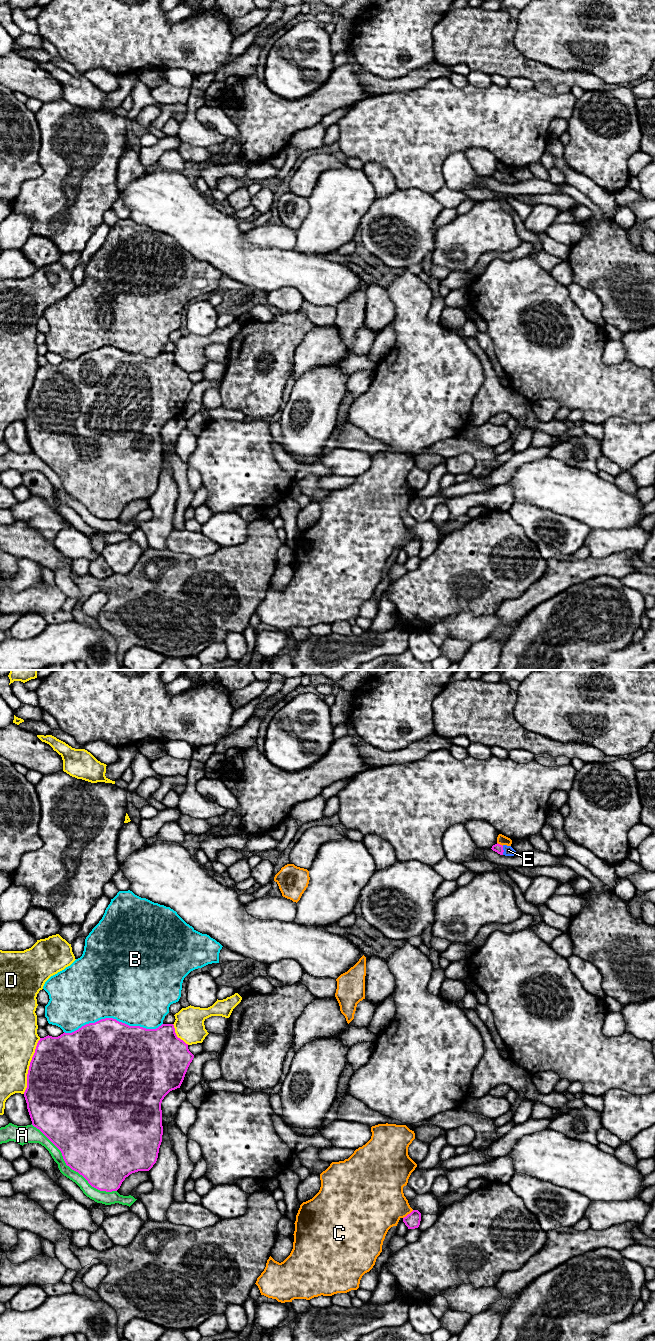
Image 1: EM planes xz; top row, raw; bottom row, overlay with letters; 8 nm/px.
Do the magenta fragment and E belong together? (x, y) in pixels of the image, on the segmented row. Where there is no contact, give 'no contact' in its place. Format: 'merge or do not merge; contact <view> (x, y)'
merge; contact xz (503, 850)

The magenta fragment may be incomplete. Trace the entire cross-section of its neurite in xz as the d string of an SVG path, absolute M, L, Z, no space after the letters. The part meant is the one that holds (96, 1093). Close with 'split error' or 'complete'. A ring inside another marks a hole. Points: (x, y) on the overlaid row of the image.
M105 1018L86 1024L72 1033L64 1032L58 1037L48 1035L40 1038L30 1062L27 1088L24 1092L32 1125L61 1151L66 1165L82 1175L92 1187L106 1192L117 1191L130 1174L149 1171L156 1163L163 1135L162 1100L170 1091L180 1088L193 1058L194 1055L189 1051L188 1044L177 1037L173 1024L162 1024L156 1029L146 1029L140 1026L129 1026L113 1018Z | complete

